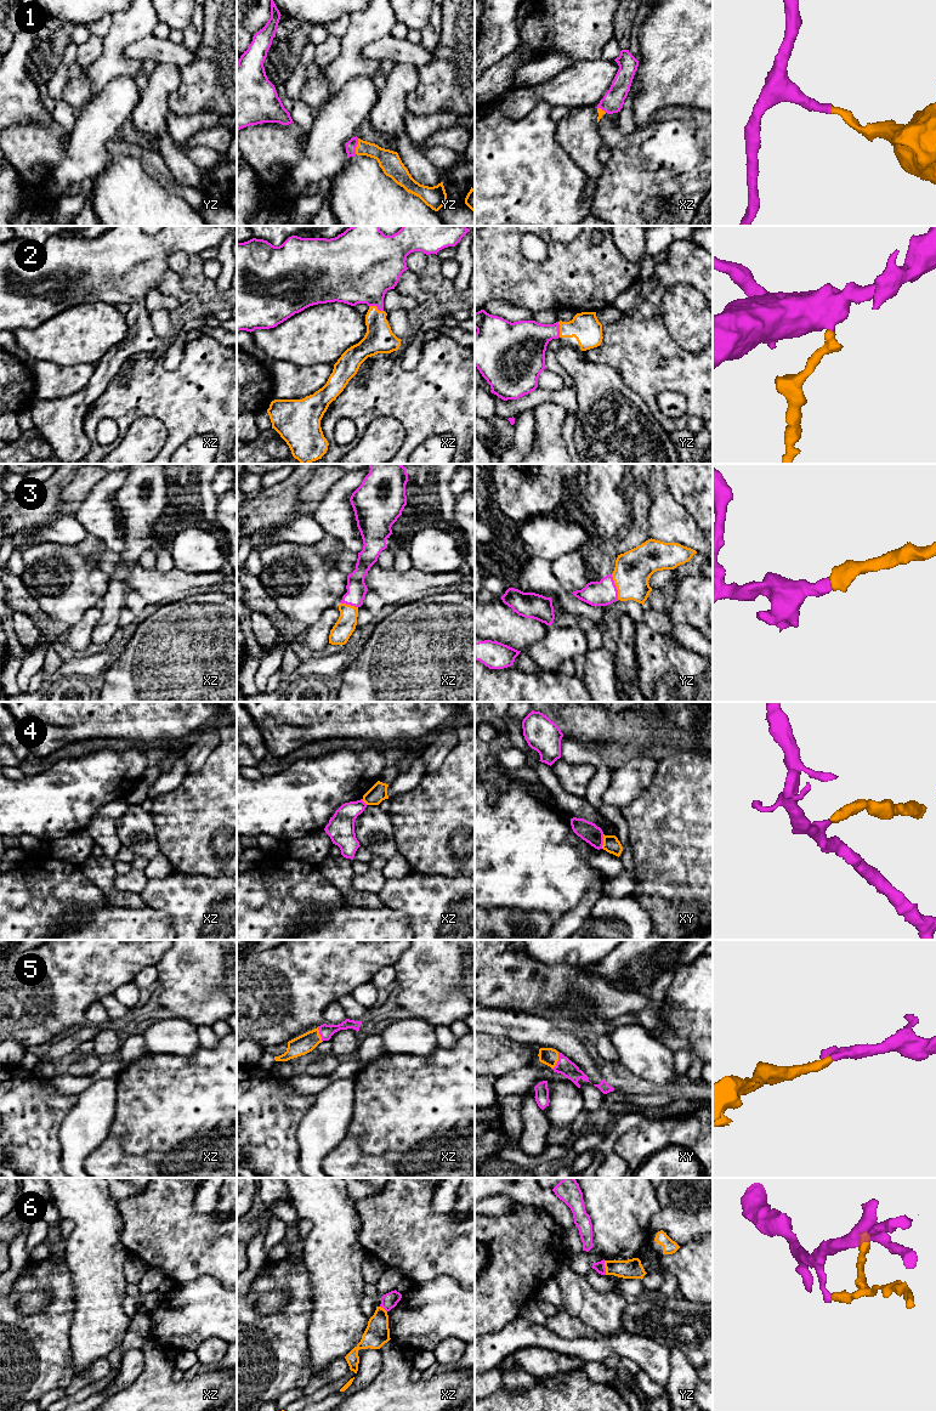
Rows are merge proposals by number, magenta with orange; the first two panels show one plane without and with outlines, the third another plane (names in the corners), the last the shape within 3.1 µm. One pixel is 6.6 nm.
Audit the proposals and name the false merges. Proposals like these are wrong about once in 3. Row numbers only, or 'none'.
4, 6

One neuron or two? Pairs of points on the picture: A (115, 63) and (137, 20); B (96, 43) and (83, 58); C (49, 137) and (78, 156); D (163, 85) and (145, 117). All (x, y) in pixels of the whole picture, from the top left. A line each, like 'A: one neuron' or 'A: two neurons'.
A: one neuron
B: one neuron
C: two neurons
D: one neuron

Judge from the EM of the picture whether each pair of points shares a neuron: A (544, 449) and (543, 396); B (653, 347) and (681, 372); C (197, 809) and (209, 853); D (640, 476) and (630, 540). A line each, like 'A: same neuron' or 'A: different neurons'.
A: different neurons
B: same neuron
C: same neuron
D: same neuron

